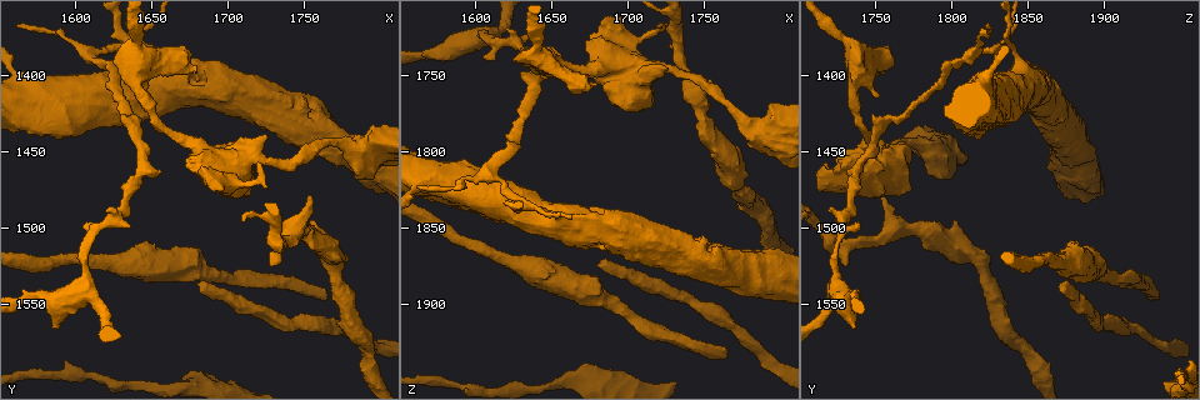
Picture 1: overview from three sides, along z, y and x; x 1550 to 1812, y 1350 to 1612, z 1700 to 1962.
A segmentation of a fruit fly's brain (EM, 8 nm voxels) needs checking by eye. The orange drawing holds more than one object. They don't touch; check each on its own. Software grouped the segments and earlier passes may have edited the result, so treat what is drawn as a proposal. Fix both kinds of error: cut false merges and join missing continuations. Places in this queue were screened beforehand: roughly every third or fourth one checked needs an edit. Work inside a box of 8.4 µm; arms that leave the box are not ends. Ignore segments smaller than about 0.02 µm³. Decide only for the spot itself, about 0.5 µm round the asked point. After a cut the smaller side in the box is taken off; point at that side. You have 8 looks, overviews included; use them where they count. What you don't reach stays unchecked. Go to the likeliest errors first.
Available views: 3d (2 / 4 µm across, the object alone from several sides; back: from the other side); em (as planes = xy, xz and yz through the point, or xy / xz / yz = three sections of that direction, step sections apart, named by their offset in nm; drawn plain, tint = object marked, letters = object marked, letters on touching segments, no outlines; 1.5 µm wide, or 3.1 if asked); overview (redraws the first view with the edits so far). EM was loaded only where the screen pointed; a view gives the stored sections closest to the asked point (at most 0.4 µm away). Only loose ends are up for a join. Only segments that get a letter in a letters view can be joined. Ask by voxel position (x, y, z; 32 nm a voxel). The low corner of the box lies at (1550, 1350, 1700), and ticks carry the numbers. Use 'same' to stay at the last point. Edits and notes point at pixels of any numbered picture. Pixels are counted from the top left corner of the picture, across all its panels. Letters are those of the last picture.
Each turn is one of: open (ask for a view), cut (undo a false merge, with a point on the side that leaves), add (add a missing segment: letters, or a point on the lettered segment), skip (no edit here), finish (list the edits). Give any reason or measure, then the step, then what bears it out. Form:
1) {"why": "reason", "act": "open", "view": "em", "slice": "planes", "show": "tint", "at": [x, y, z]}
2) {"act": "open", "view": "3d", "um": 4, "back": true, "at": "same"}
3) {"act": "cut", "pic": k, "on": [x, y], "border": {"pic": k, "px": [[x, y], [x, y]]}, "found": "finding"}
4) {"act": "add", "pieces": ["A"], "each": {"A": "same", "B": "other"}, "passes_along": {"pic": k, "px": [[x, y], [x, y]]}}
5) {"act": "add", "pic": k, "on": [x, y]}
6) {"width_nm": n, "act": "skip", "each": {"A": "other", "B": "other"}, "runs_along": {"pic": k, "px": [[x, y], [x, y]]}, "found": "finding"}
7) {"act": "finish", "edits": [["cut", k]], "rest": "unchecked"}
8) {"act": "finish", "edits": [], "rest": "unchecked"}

{"why": "free end", "act": "open", "view": "em", "slice": "xy", "step": 4, "show": "letters", "at": [1764, 1546, 1932]}

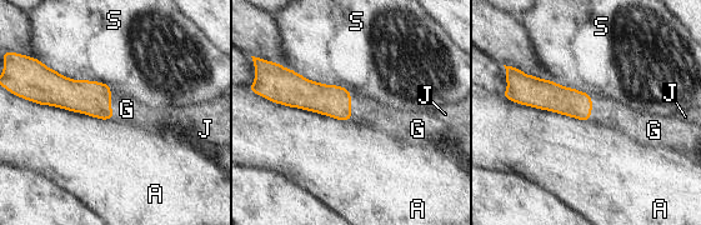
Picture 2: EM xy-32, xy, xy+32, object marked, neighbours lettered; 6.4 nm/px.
{"why": "cut it another way", "act": "open", "view": "em", "slice": "xz", "step": 4, "show": "letters", "at": "same"}

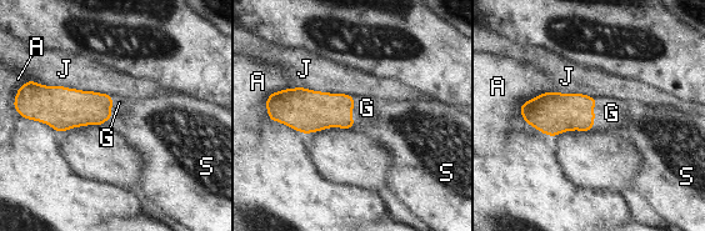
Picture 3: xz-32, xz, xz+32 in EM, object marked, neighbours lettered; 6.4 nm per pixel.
{"longest_contact_nm": ["J", 480], "act": "add", "pieces": ["G"], "each": {"A": "other", "G": "same", "J": "other", "S": "other"}, "passes_along": {"pic": 3, "px": [[554, 113], [593, 113], [611, 113]]}, "found": "it goes on there"}

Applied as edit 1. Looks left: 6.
{"why": "stops while still wide", "act": "open", "view": "em", "slice": "xy", "step": 4, "show": "tint", "at": [1678, 1396, 1756]}

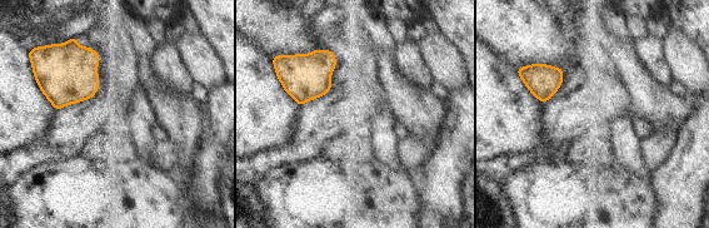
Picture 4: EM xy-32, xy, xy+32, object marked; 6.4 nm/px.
{"act": "open", "view": "em", "slice": "xy", "step": 4, "show": "letters", "at": "same"}

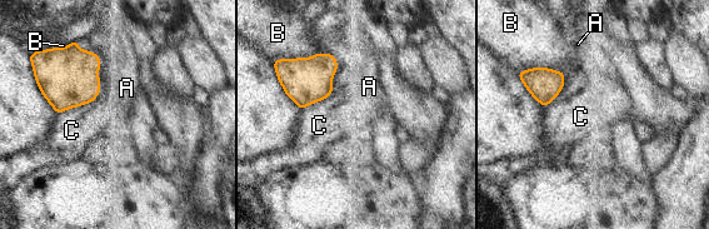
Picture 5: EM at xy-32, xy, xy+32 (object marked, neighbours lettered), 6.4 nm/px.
{"act": "skip", "each": {"A": "other", "B": "other", "C": "other"}, "border": {"pic": 5, "px": [[78, 40], [100, 60], [96, 99]]}, "found": "no lettered segment goes on from it"}

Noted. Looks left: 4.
{"why": "sudden change in width", "act": "open", "view": "3d", "um": 4, "at": [1638, 1378, 1834]}

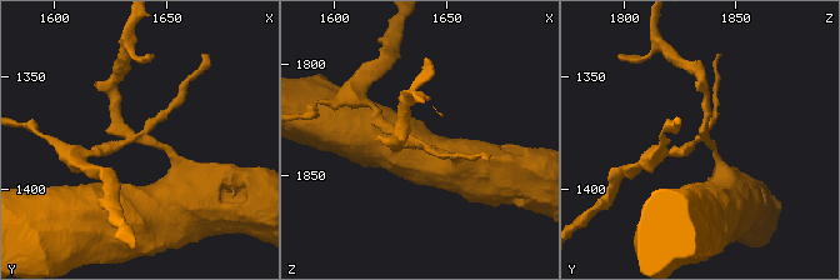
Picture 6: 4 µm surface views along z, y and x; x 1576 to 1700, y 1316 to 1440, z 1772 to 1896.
{"arms": 4, "act": "open", "view": "em", "slice": "xy", "step": 4, "show": "letters", "at": [1636, 1377, 1835]}

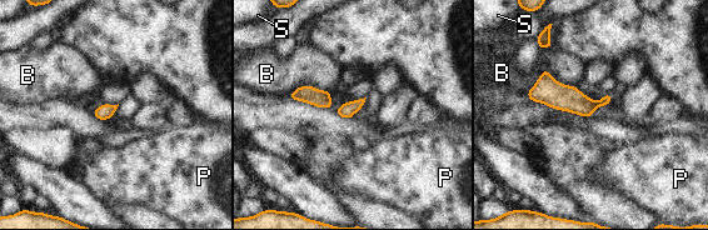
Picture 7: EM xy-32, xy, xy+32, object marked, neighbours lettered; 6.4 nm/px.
{"act": "cut", "pic": 7, "on": [607, 99], "each": {"B": "other", "P": "other", "S": "other"}, "found": "a second cell is stuck on"}

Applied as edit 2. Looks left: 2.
{"act": "finish", "edits": [["add", 3], ["cut", 7]], "rest": "unchecked"}

